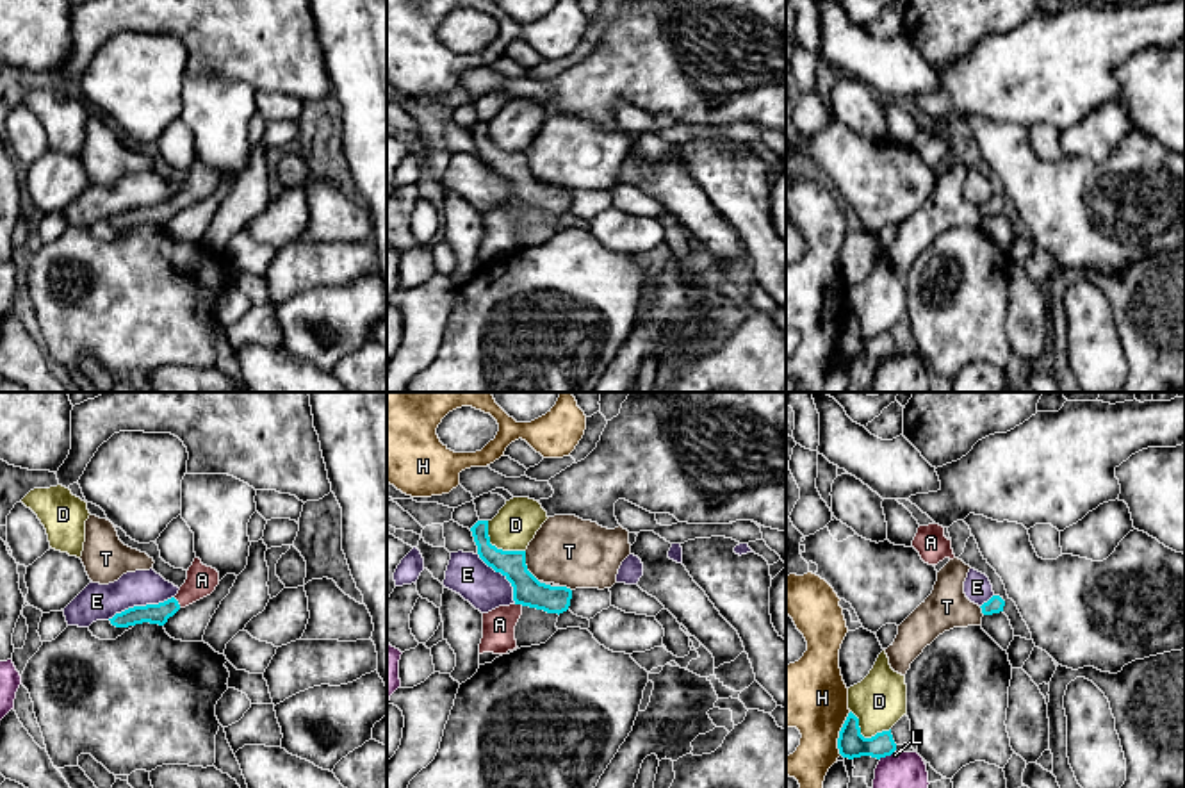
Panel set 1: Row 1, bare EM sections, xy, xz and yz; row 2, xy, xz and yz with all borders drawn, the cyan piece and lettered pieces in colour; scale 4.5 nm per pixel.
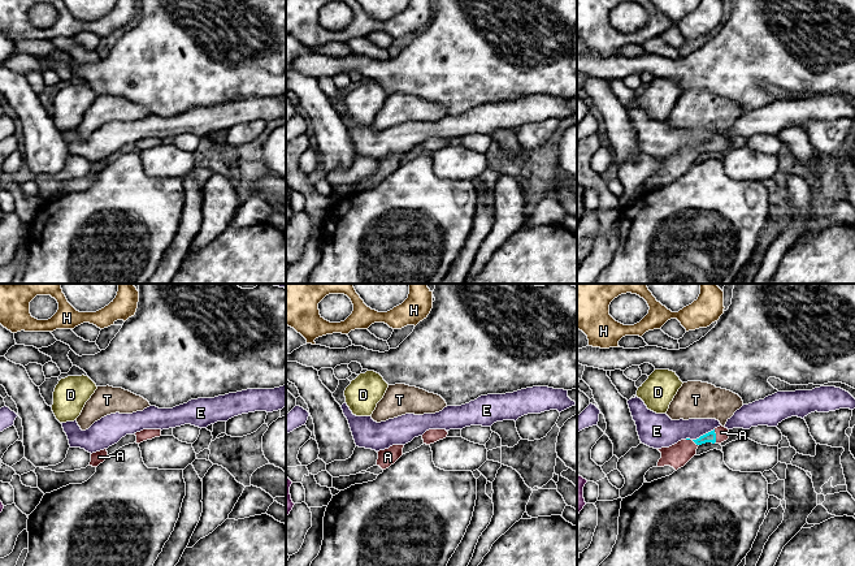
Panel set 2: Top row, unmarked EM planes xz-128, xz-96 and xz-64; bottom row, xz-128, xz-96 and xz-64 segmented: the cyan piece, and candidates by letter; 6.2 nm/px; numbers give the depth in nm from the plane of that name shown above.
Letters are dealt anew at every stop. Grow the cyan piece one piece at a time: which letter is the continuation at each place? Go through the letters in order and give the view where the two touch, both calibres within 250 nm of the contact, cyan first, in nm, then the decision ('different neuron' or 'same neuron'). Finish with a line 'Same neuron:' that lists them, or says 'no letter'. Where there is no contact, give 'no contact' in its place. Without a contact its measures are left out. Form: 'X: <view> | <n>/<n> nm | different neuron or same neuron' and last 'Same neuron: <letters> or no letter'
A: xy | 100/140 nm | same neuron
D: xz | 140/200 nm | different neuron
E: xy | 100/160 nm | different neuron
H: yz | 120/320 nm | different neuron
L: yz | 120/260 nm | different neuron
T: xz | 140/320 nm | different neuron
Same neuron: A

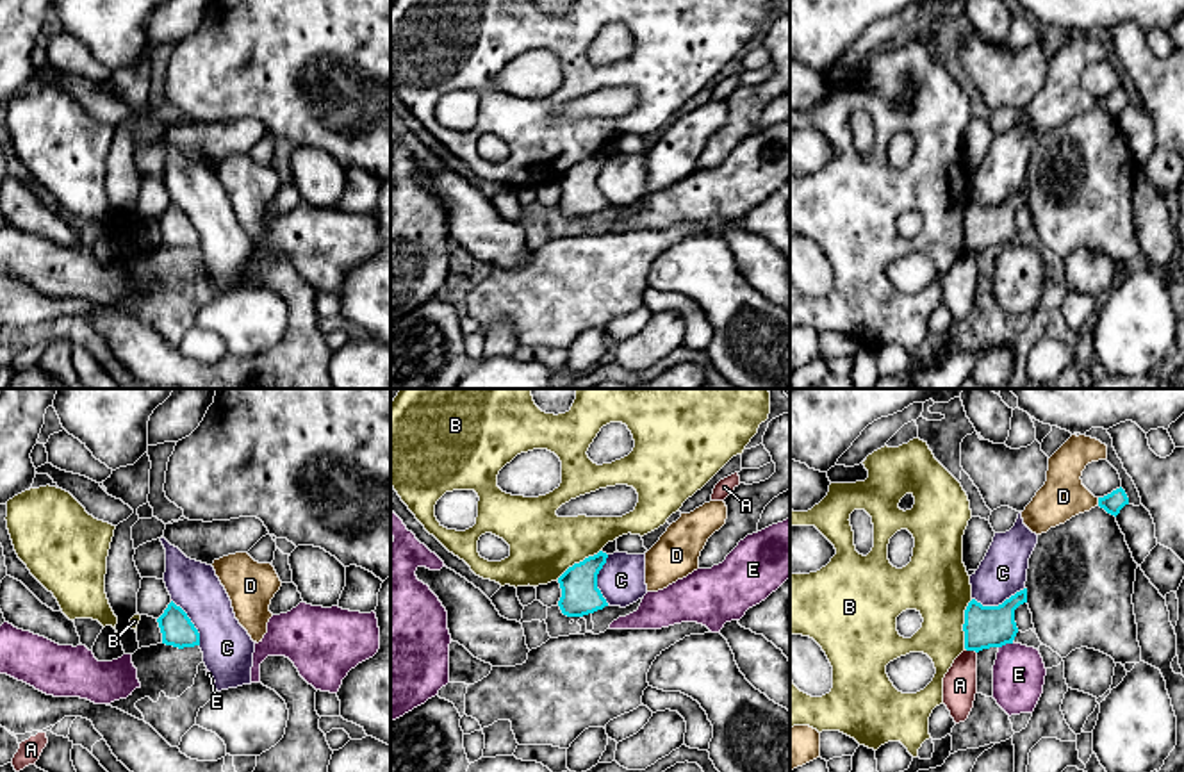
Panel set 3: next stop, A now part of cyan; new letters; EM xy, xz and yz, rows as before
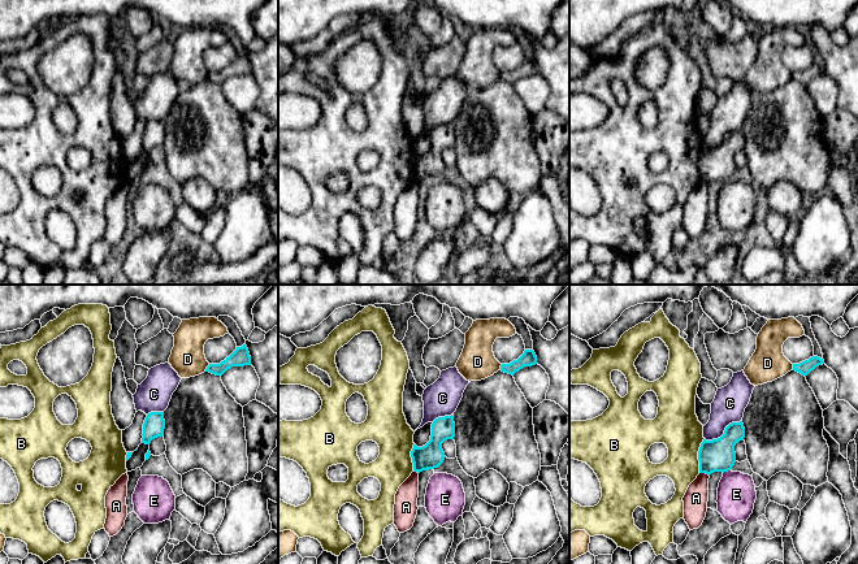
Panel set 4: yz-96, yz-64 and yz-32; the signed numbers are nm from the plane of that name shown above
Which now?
A: yz | 190/160 nm | different neuron
B: yz | 190/300 nm | different neuron
C: yz | 190/220 nm | different neuron
D: yz | 90/200 nm | different neuron
E: yz | 190/240 nm | different neuron
Same neuron: no letter

